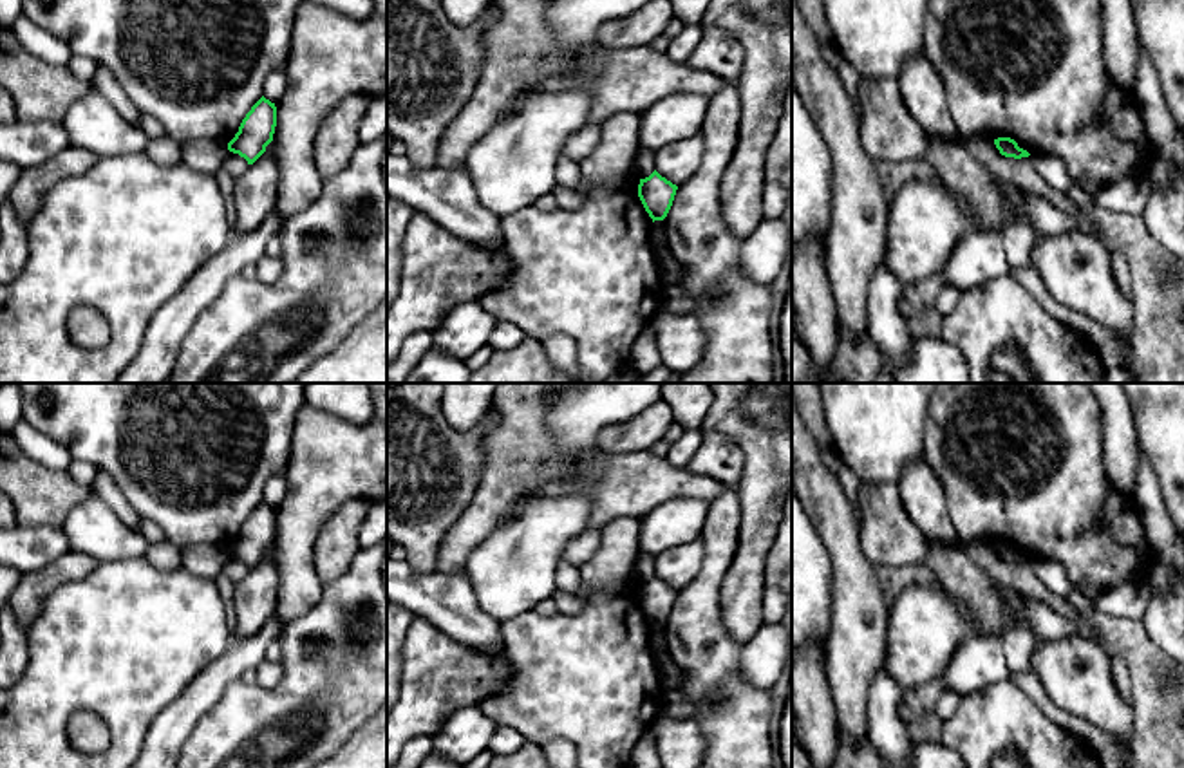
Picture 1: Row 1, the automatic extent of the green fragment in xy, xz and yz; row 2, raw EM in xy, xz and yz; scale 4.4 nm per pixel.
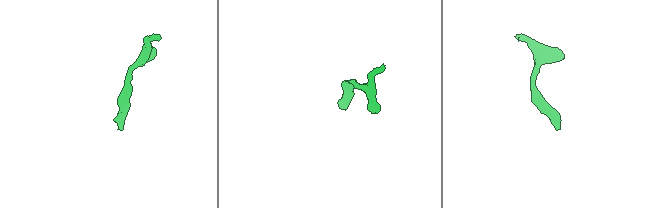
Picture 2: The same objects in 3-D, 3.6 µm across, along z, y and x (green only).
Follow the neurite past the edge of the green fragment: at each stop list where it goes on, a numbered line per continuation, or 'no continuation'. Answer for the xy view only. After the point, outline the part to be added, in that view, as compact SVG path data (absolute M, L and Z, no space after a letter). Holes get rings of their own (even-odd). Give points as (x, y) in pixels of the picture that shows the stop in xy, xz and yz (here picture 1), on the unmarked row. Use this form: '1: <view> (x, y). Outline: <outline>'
no continuation

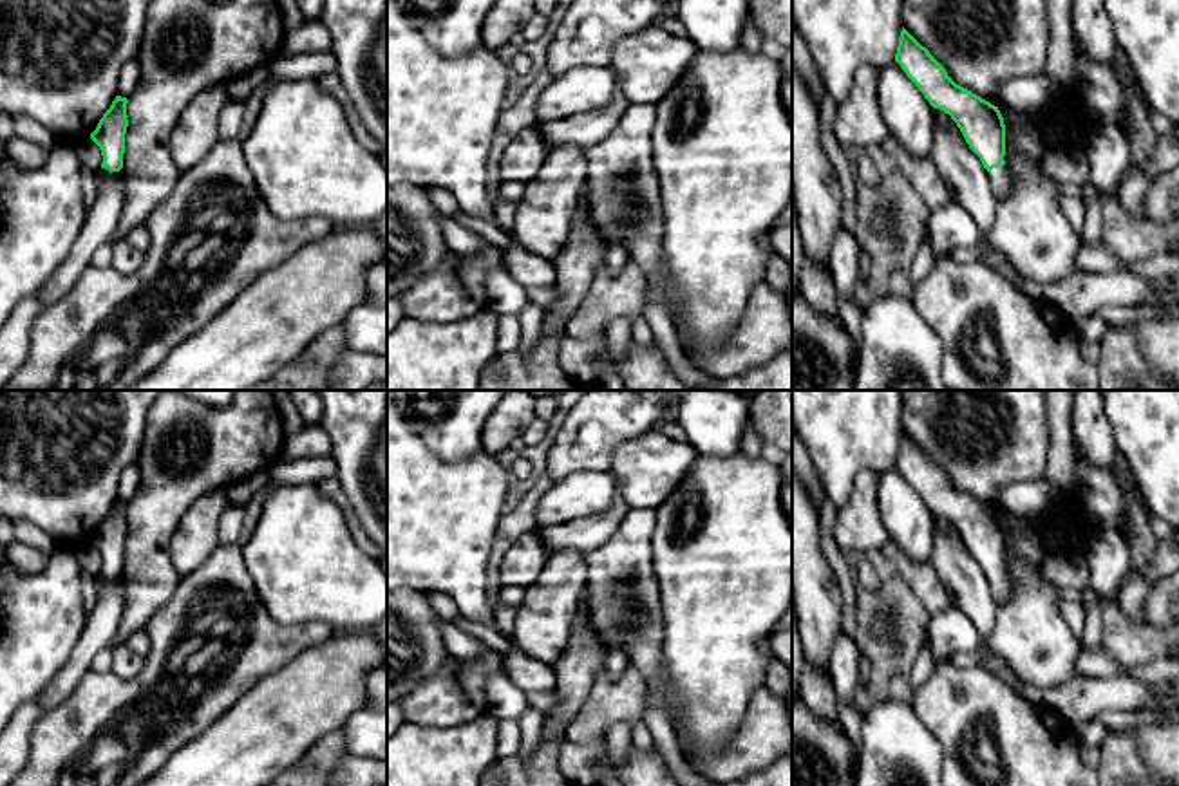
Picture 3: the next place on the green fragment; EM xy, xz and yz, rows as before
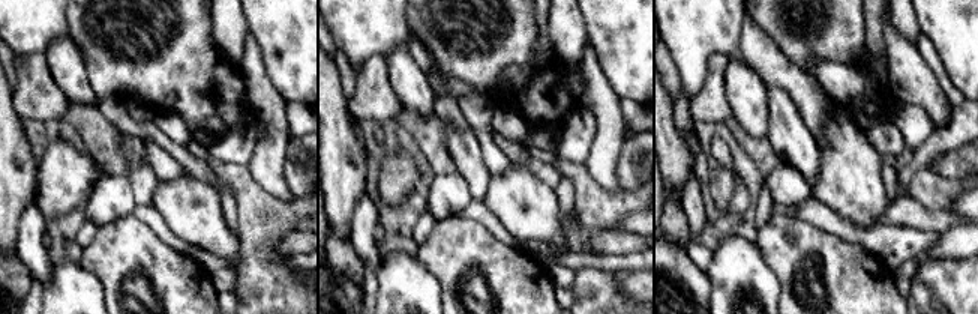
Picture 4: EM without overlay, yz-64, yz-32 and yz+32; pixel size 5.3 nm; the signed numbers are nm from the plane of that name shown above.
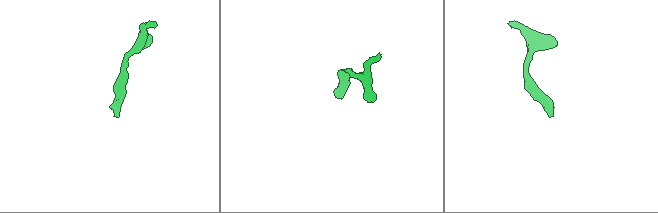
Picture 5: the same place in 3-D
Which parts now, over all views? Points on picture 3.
1: yz (999, 582). Outline: M1004 571L993 573L989 578L989 589L996 605L1005 605L1011 600L1011 580Z

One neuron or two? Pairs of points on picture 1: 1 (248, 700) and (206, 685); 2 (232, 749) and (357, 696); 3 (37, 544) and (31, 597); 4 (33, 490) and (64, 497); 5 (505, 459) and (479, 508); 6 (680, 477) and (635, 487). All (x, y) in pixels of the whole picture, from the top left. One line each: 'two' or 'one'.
1: two
2: one
3: two
4: one
5: one
6: one

